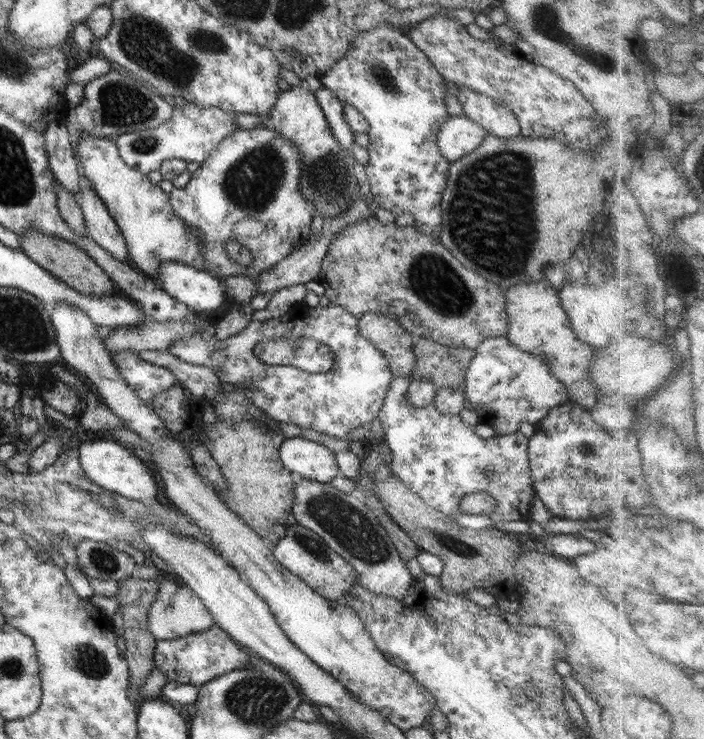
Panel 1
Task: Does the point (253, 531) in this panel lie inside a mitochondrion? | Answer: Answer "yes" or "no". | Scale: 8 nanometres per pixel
no

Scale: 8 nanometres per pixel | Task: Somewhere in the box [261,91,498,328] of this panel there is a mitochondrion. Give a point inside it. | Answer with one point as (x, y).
(431, 276)

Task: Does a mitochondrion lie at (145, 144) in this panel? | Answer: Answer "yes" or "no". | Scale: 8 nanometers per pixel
yes

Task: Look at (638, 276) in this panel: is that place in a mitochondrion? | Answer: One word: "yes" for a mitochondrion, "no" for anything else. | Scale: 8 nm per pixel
yes

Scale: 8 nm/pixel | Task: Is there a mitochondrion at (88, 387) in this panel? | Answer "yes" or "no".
no

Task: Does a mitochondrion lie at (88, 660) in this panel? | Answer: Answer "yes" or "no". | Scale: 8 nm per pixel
yes

